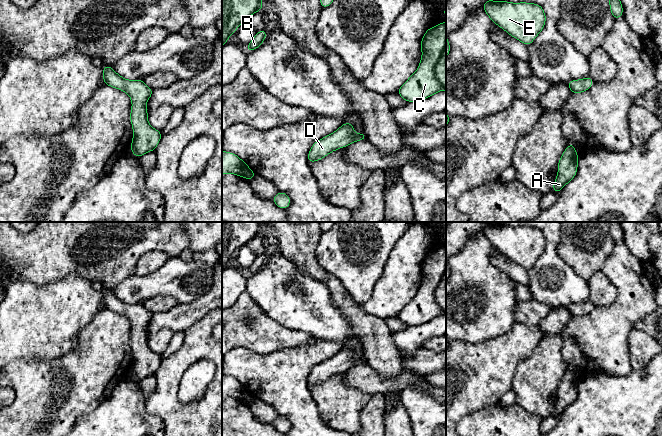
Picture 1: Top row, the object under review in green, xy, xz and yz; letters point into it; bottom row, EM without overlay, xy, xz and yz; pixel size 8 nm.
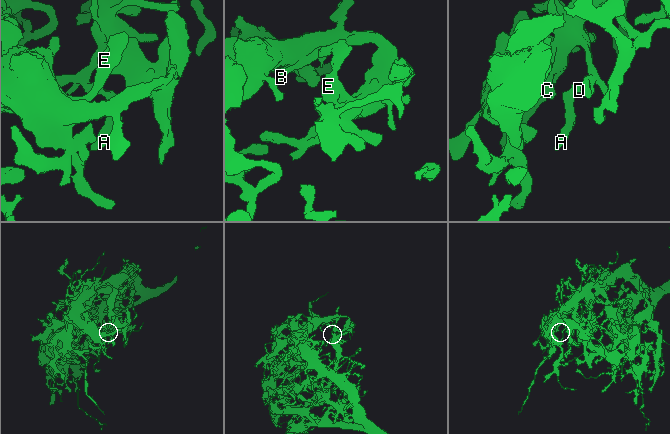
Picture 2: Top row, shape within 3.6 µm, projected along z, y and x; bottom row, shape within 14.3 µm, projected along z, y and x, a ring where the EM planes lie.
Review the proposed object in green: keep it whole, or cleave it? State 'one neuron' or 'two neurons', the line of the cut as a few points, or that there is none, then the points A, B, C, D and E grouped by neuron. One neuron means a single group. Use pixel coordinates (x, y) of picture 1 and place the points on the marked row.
one neuron; no cut; A B C D E

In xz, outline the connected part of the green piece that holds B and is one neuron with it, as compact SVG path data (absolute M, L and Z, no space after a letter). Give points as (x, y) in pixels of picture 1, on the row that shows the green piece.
M265 29L257 32L255 37L248 44L248 46L245 47L246 51L249 52L258 48L264 42L266 35L267 31Z

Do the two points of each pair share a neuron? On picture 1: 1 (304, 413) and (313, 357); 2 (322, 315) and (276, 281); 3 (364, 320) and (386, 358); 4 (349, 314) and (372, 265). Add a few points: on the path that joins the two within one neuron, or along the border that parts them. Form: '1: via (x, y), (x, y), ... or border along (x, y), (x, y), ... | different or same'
1: via (300, 399), (300, 371) | same
2: via (310, 309), (287, 293) | same
3: via (370, 329), (371, 336), (378, 343), (380, 349) | same
4: border along (341, 283), (345, 290), (359, 304) | different

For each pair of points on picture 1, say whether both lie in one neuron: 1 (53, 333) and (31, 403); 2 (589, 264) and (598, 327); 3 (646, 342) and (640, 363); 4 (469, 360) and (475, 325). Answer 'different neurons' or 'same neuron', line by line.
1: different neurons
2: different neurons
3: same neuron
4: different neurons

